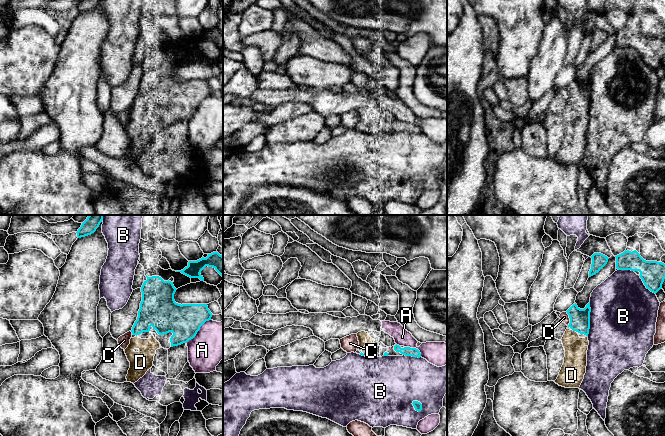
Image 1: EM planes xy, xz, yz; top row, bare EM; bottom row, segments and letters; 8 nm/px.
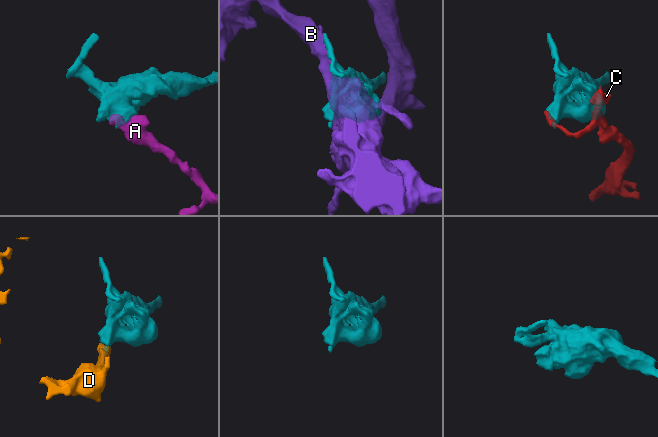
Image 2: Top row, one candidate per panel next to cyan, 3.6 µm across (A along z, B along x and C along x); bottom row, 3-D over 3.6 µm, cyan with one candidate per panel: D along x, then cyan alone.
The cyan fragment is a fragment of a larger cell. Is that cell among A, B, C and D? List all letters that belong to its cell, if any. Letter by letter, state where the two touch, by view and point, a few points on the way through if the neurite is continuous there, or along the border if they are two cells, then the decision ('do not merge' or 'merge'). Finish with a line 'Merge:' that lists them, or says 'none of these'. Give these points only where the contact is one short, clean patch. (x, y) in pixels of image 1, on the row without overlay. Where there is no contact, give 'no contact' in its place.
A: meets cyan in xy at (198, 106); do not merge
B: meets cyan in yz at (589, 95); do not merge
C: meets cyan in yz at (569, 93); border along yz (566, 87), (569, 93), (568, 101); do not merge
D: meets cyan in yz at (574, 106); runs through yz (579, 94), (579, 98), (574, 106), (575, 137); merge
Merge: D

